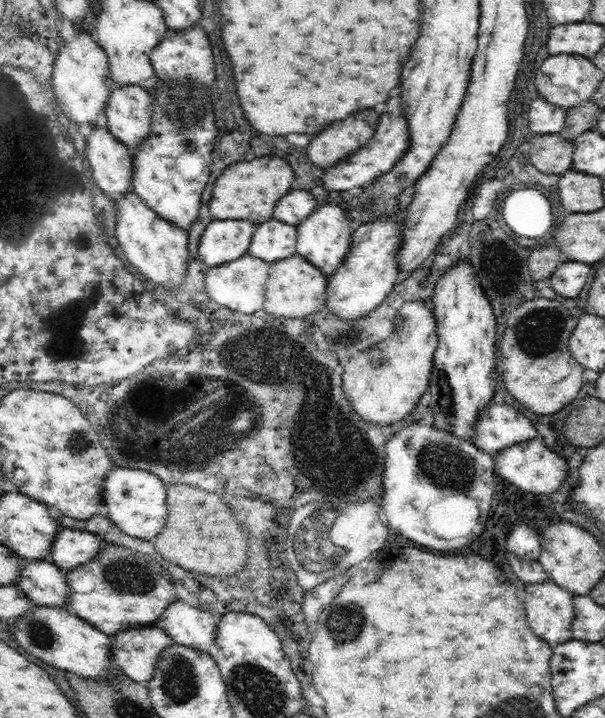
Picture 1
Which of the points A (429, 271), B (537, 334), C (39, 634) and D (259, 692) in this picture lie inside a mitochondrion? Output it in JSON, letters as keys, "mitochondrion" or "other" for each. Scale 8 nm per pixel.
{"A":"other","B":"mitochondrion","C":"mitochondrion","D":"mitochondrion"}

